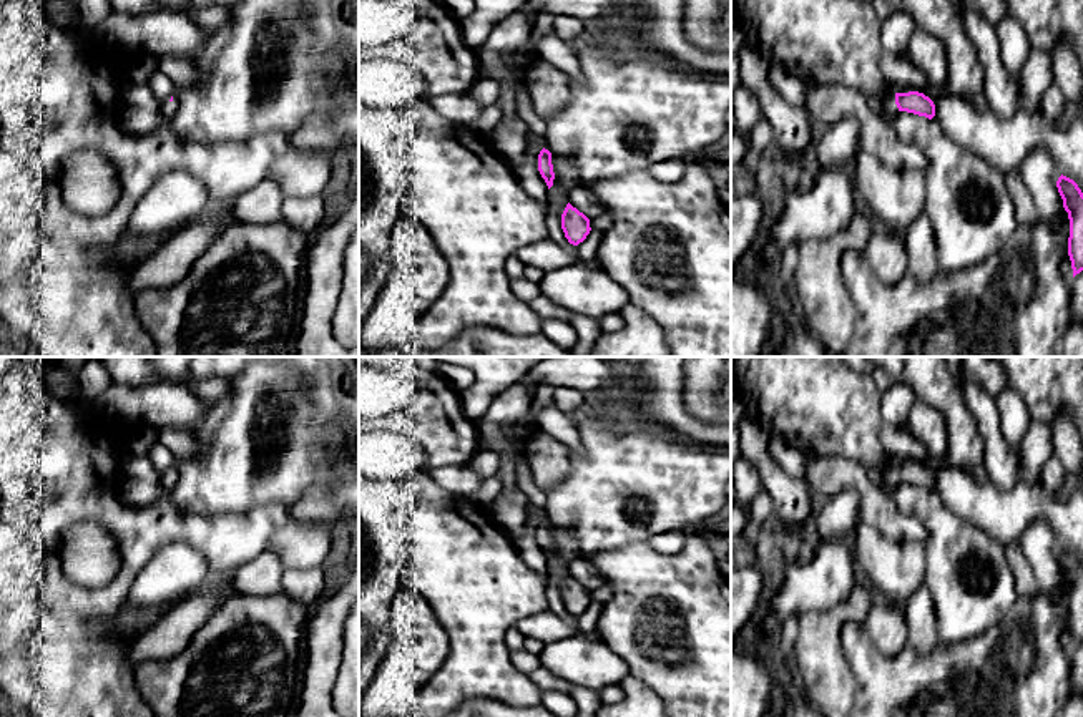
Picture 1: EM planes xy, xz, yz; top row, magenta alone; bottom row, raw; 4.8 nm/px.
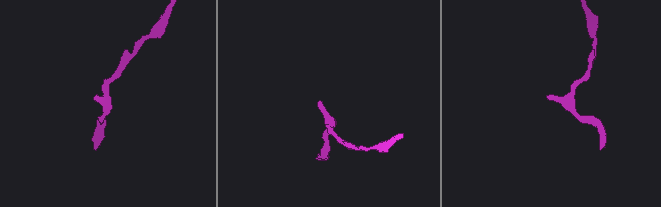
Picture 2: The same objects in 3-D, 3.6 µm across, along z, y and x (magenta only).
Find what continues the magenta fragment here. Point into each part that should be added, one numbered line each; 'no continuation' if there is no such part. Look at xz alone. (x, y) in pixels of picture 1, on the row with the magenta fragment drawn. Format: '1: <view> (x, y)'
1: xz (525, 112)

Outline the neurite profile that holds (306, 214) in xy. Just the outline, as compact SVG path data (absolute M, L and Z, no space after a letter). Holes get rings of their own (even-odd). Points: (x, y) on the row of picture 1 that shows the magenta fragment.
M322 196L312 198L284 198L282 217L289 226L301 231L304 236L312 239L326 217L326 202Z

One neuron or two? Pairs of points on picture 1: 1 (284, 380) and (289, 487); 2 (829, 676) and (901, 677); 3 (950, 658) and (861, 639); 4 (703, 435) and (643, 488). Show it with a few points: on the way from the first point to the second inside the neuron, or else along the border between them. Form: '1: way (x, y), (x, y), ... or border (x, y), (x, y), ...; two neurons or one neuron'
1: way (284, 407), (284, 419), (289, 424), (289, 460); one neuron
2: border (839, 639), (854, 679), (854, 699); two neurons
3: way (927, 666), (882, 666), (879, 663); one neuron
4: border (665, 432), (713, 448); two neurons

